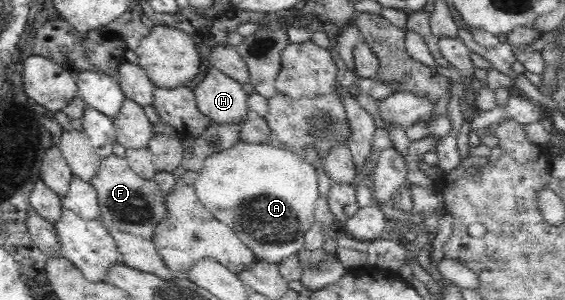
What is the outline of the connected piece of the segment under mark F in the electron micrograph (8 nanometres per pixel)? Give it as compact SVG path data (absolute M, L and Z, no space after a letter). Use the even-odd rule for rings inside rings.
M112 154L101 159L98 175L90 182L96 188L102 221L109 231L126 231L152 240L156 225L166 217L166 195L154 179L140 177L126 158Z

